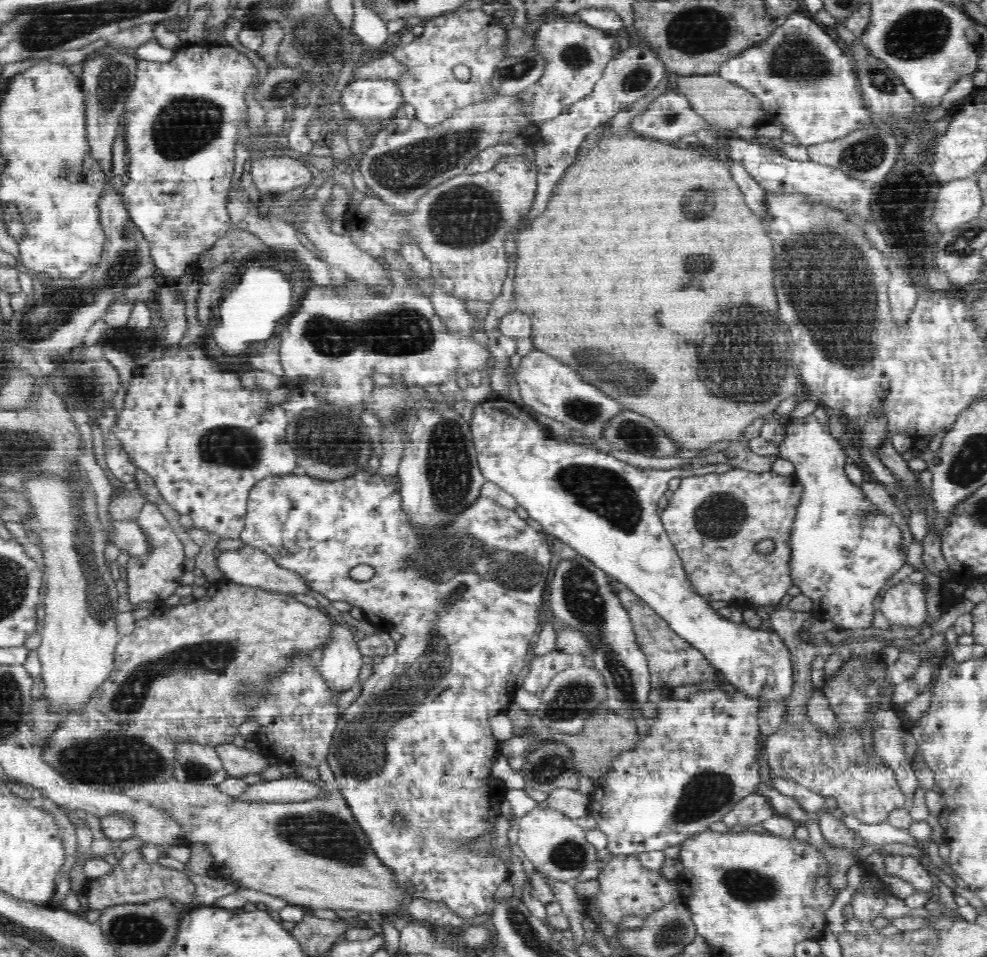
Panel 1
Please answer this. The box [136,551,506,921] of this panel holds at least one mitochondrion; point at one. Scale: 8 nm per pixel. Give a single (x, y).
(324, 834)

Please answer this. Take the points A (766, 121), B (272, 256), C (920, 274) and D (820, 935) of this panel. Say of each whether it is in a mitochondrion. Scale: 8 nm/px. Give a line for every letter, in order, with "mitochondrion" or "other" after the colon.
A: other
B: other
C: other
D: other

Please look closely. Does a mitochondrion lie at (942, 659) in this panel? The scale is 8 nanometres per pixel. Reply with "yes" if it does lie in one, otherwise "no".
no

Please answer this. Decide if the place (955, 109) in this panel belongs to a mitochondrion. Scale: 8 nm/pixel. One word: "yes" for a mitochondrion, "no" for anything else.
no

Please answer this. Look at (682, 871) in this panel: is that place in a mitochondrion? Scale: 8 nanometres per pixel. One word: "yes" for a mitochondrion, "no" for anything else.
no

